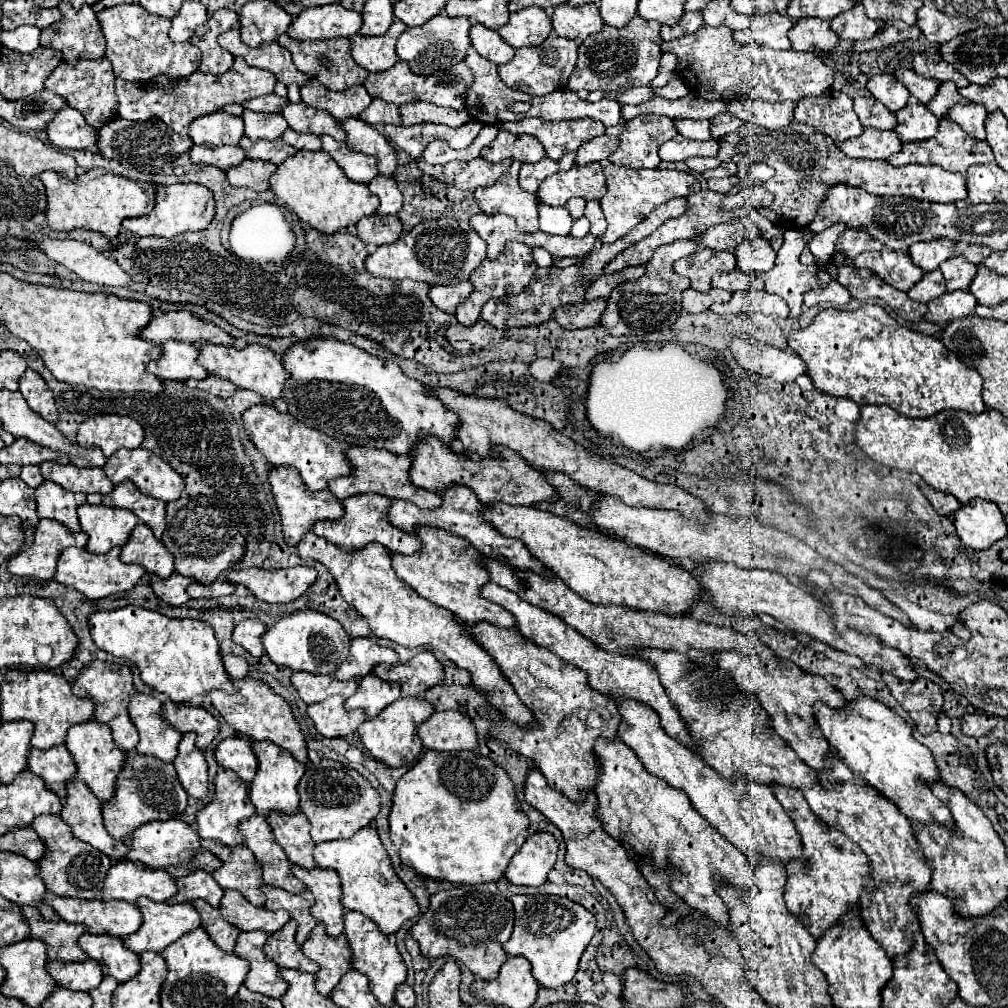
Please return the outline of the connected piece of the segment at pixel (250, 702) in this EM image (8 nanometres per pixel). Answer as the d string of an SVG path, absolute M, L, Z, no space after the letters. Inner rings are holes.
M242 677L242 679L232 679L236 693L228 695L224 691L210 691L210 701L214 705L214 709L220 713L220 717L234 727L238 733L248 735L254 741L264 741L270 739L272 743L276 743L278 747L286 749L294 759L298 759L300 763L306 763L306 743L304 743L304 735L298 727L298 721L294 719L290 705L278 697L266 683L256 681L252 677Z

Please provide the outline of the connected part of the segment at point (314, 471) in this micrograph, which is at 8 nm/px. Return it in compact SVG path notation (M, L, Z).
M254 405L244 411L242 421L244 421L246 433L250 435L254 445L264 453L264 457L274 467L282 467L282 465L296 467L304 483L312 491L322 491L328 487L332 479L352 473L350 461L344 457L346 449L350 449L346 443L334 441L330 439L330 435L298 423L290 413L280 413L272 405Z

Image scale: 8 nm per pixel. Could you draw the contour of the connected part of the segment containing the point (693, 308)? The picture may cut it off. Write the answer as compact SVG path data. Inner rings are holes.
M686 289L682 293L682 309L686 313L700 313L706 311L710 305L710 297L706 293L698 293L694 289Z

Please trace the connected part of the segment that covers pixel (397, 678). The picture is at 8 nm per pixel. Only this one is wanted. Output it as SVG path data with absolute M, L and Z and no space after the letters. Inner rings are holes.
M420 651L414 659L398 667L378 665L372 673L382 681L398 683L402 687L402 697L418 697L444 681L444 665L430 651Z

